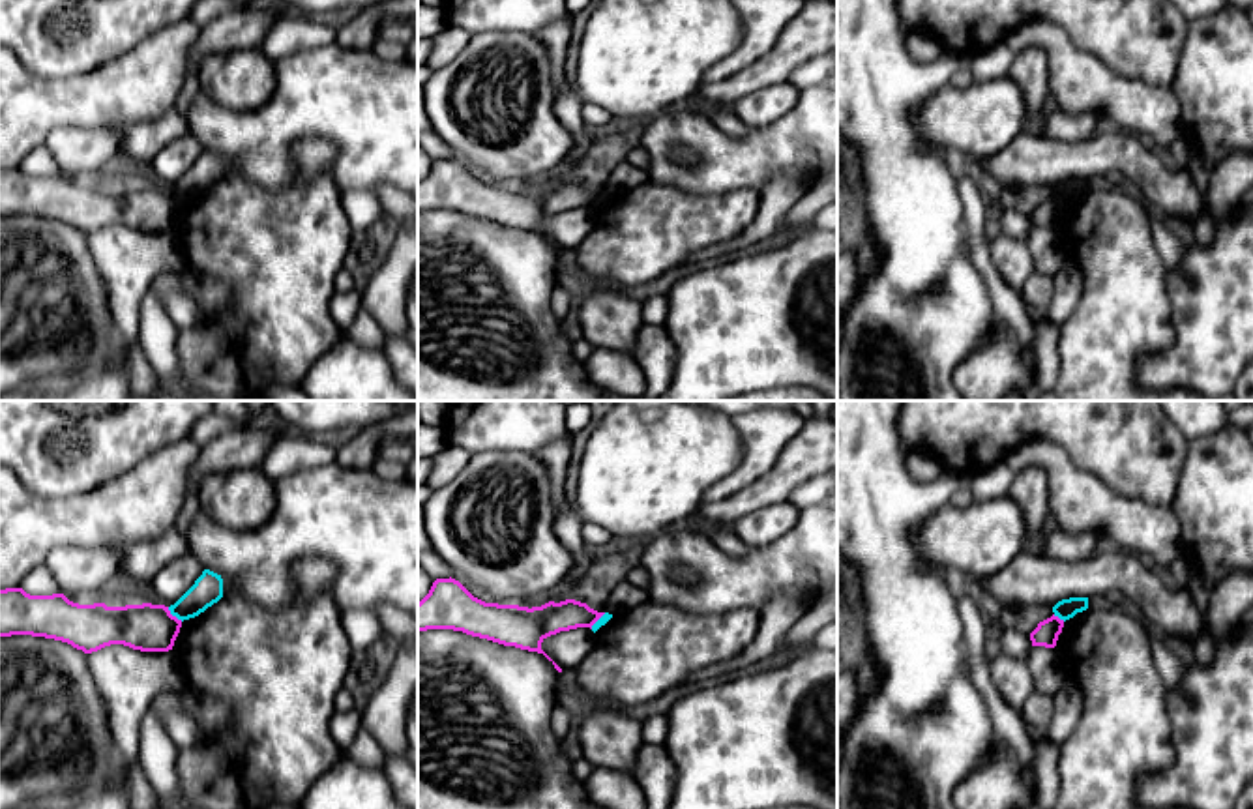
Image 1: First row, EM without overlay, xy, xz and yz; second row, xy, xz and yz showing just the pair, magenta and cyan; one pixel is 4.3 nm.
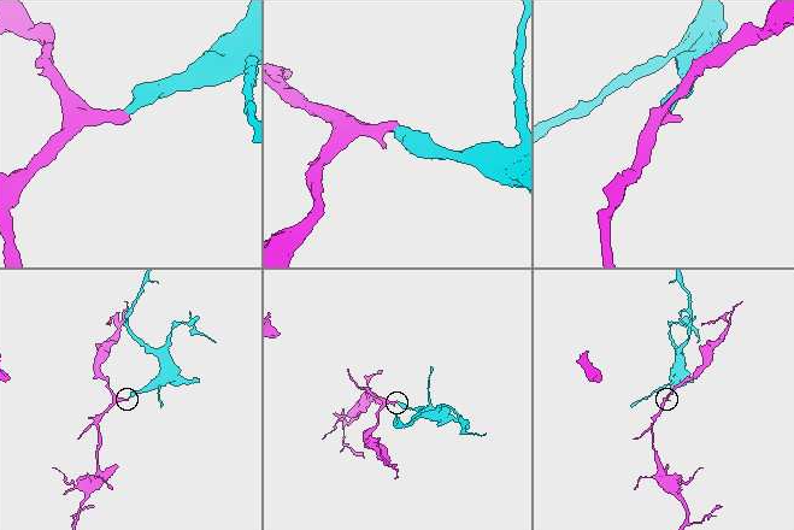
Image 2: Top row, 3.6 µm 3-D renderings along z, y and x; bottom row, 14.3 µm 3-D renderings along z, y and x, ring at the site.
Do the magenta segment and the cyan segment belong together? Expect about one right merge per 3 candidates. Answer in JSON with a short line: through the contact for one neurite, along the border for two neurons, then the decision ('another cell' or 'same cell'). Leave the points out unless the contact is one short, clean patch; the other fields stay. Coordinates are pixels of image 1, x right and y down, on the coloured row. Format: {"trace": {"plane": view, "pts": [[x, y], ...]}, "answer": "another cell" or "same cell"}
{"trace": {"plane": "xy", "pts": [[167, 607], [182, 620]]}, "answer": "another cell"}

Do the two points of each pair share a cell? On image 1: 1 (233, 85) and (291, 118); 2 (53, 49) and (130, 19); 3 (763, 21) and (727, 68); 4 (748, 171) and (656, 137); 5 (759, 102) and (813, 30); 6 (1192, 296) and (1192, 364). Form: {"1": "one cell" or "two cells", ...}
{"1": "two cells", "2": "one cell", "3": "one cell", "4": "one cell", "5": "two cells", "6": "one cell"}

